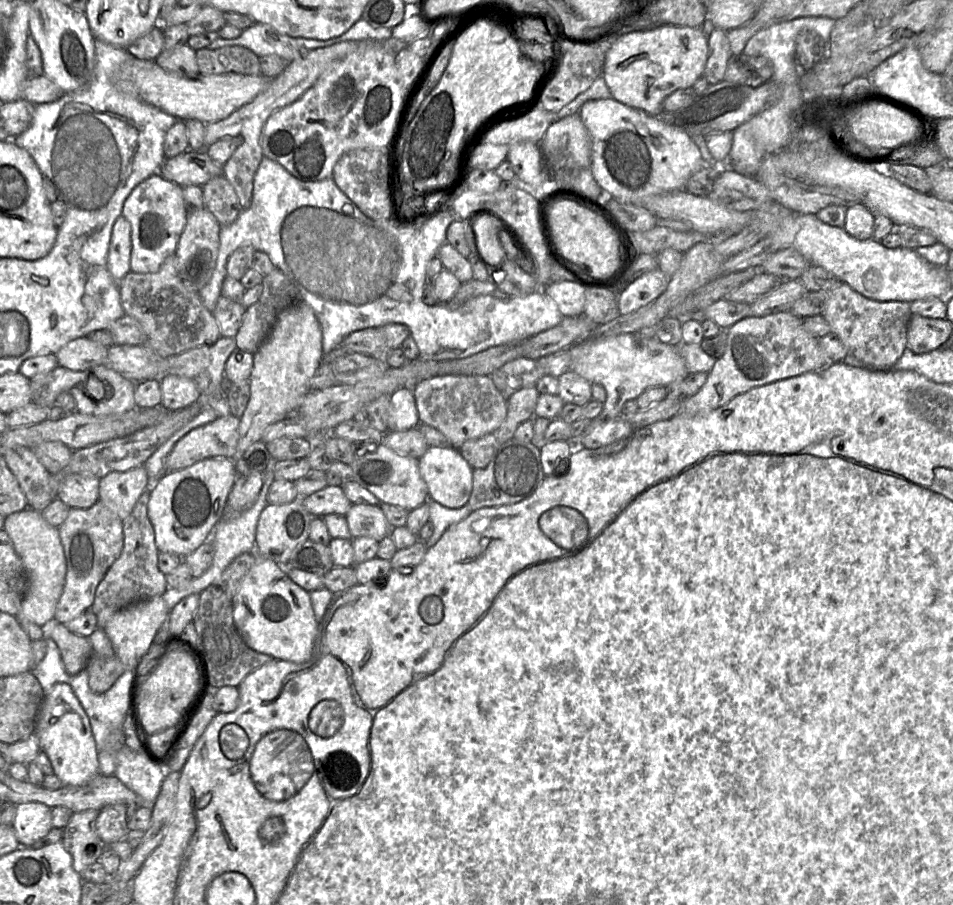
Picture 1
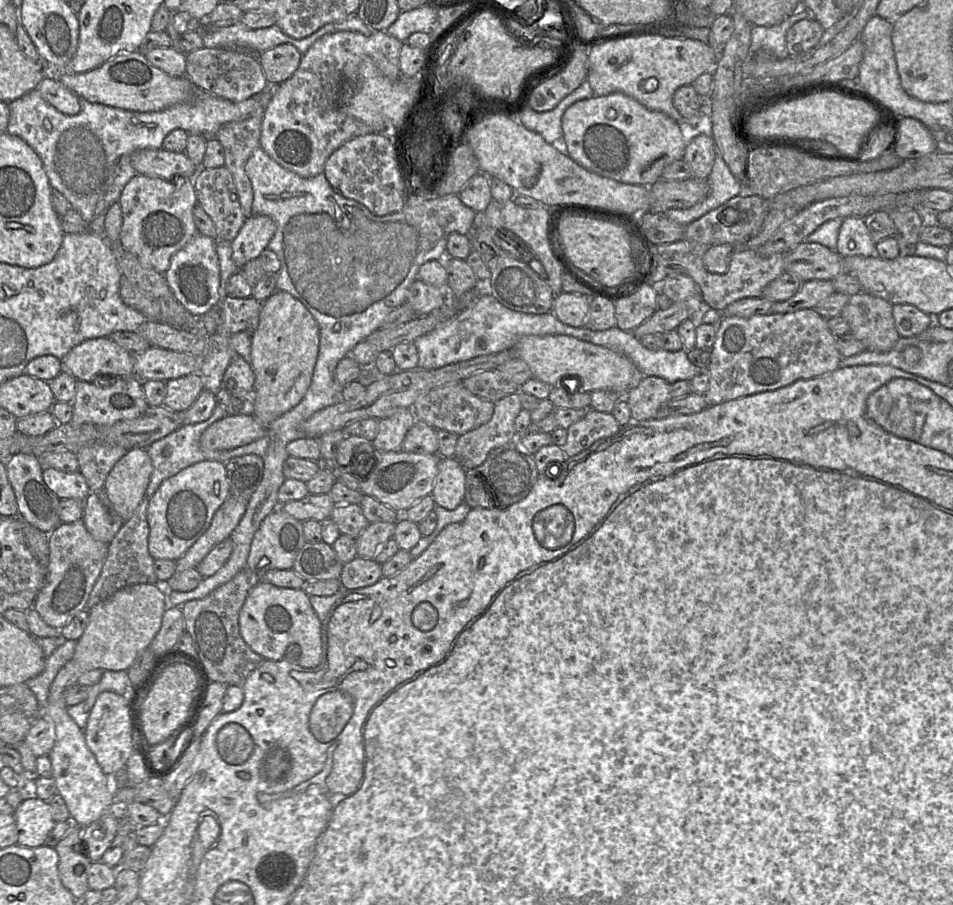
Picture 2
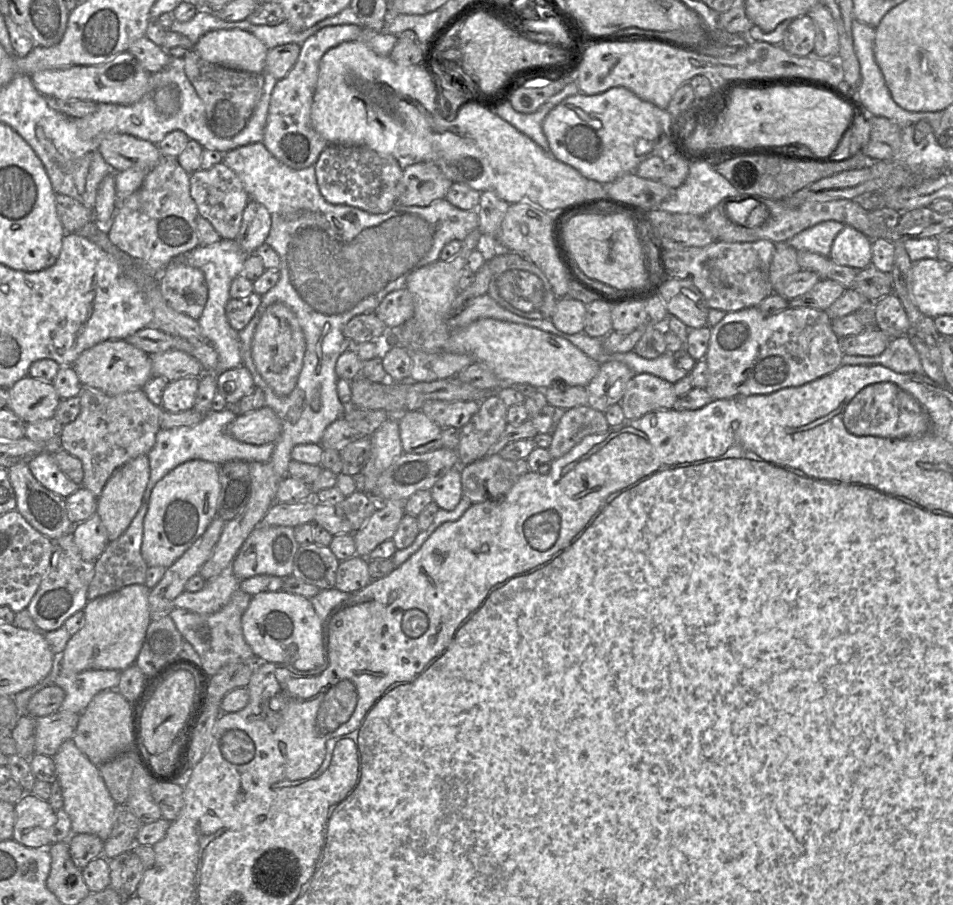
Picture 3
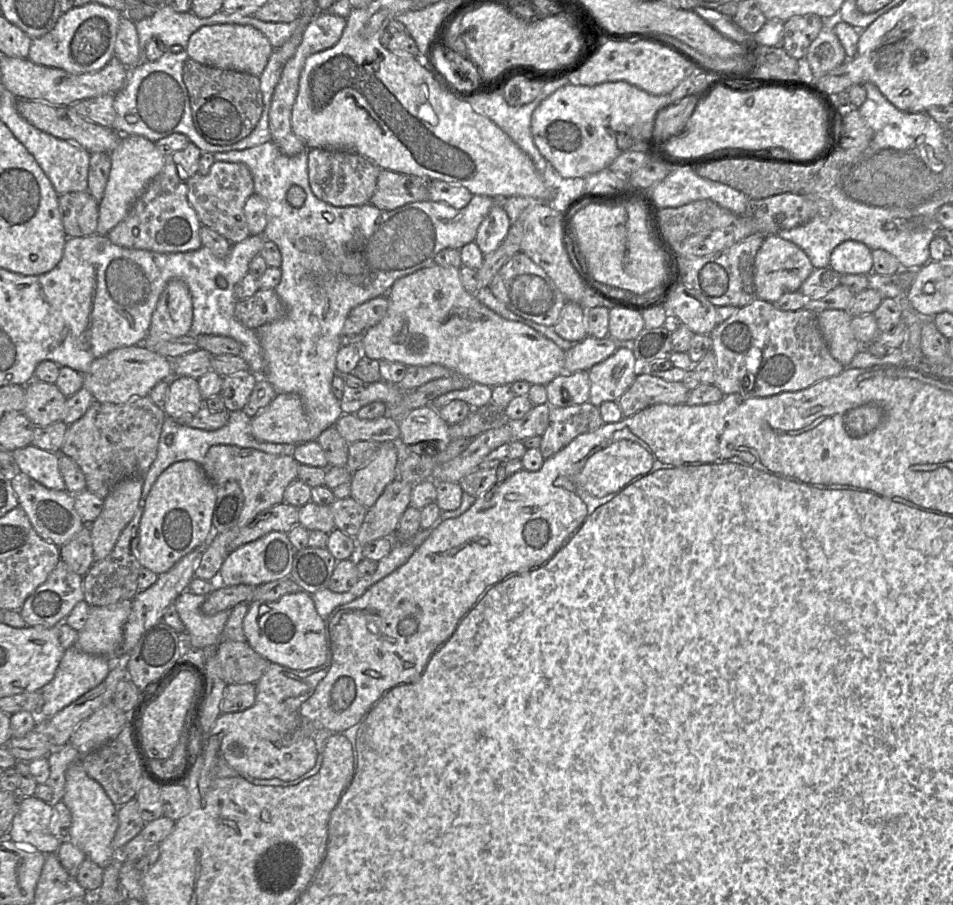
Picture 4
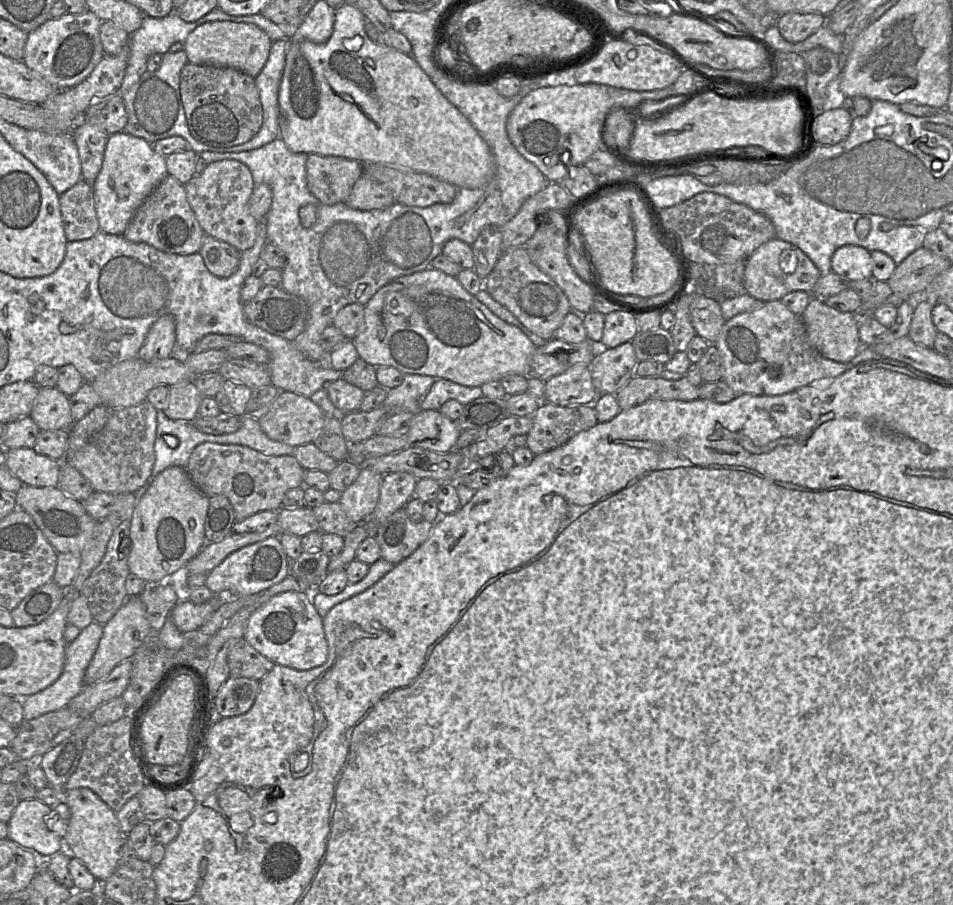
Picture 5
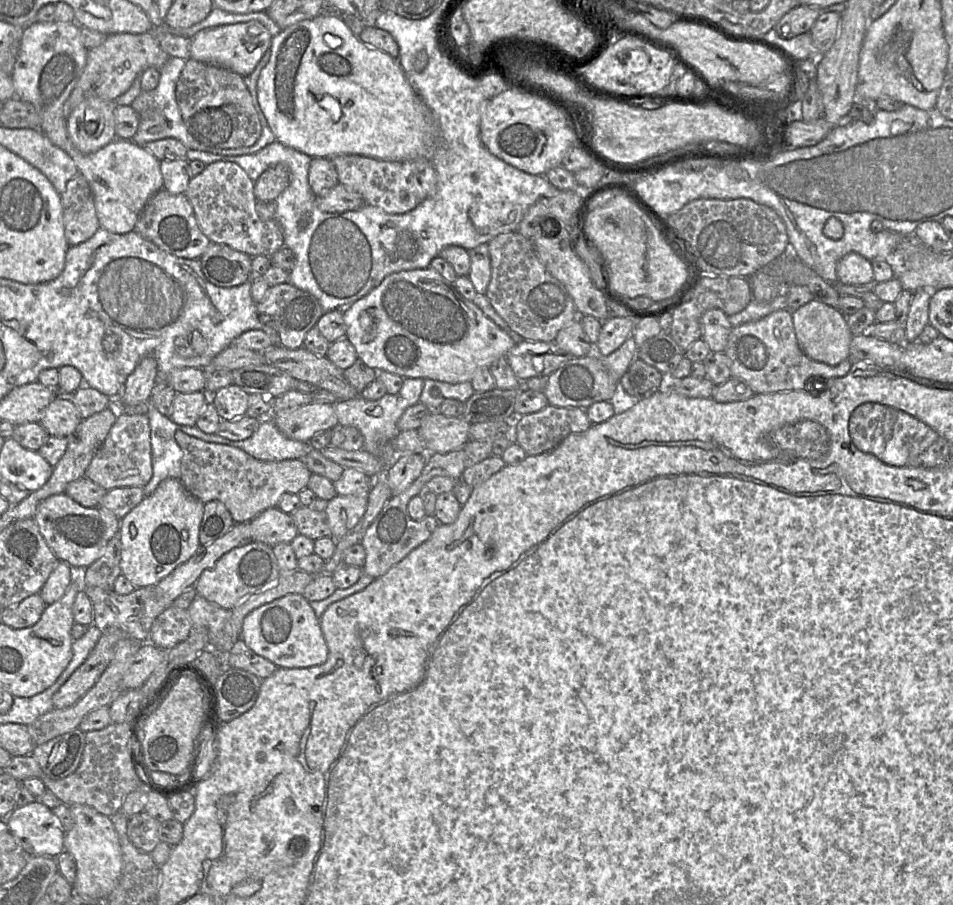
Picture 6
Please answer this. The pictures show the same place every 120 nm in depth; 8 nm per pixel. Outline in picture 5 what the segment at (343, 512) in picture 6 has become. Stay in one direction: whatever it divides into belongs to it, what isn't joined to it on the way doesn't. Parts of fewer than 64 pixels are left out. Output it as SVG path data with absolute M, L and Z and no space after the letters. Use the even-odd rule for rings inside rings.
M361 468L357 479L341 493L339 503L351 521L358 524L374 511L380 497L383 475Z

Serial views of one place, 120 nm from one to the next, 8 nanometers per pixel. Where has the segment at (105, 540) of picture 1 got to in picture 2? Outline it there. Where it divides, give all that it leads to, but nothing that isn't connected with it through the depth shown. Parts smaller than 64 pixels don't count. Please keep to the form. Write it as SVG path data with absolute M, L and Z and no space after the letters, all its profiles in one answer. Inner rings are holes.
M82 520L60 523L49 534L49 564L33 604L33 609L49 626L60 630L74 615L87 608L90 592L107 557L108 544L96 540Z

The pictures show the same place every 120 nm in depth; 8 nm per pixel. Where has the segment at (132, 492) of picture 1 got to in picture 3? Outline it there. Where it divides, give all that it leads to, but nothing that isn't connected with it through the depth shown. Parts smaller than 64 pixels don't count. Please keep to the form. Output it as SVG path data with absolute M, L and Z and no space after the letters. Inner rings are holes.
M97 513L75 524L71 533L85 561L96 561L109 542L106 529Z

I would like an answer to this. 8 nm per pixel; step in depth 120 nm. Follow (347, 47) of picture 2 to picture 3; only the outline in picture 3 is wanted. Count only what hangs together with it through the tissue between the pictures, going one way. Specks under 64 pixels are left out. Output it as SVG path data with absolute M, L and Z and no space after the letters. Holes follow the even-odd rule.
M354 24L327 26L305 40L300 47L300 55L288 74L277 81L272 92L262 143L280 162L292 169L314 166L321 152L329 143L313 128L311 107L317 85L319 63L331 48L343 42L359 40L365 42L380 56L390 56L398 41L395 34L377 32Z

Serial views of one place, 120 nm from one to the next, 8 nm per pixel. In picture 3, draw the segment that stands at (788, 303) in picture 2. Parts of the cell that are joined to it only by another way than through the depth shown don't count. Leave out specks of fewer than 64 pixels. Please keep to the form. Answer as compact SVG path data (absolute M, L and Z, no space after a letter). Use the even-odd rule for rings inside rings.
M820 280L807 293L789 300L788 308L809 307L818 310L827 310L846 289L838 282Z

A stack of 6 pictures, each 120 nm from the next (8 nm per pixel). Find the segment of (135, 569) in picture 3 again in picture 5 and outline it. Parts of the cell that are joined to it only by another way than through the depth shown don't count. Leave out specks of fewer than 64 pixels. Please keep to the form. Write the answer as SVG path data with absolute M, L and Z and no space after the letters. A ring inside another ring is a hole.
M125 519L113 531L102 560L92 570L80 590L80 594L86 598L93 620L102 625L107 623L130 597L125 588L125 580L130 573L128 567L128 556L132 544L130 525L130 519Z

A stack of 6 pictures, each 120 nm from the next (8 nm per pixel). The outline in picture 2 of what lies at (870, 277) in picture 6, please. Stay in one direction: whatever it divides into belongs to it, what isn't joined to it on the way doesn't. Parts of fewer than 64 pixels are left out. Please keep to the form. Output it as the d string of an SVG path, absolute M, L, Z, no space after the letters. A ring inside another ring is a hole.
M850 216L843 219L835 252L842 258L876 255L876 243L874 243L863 217Z

